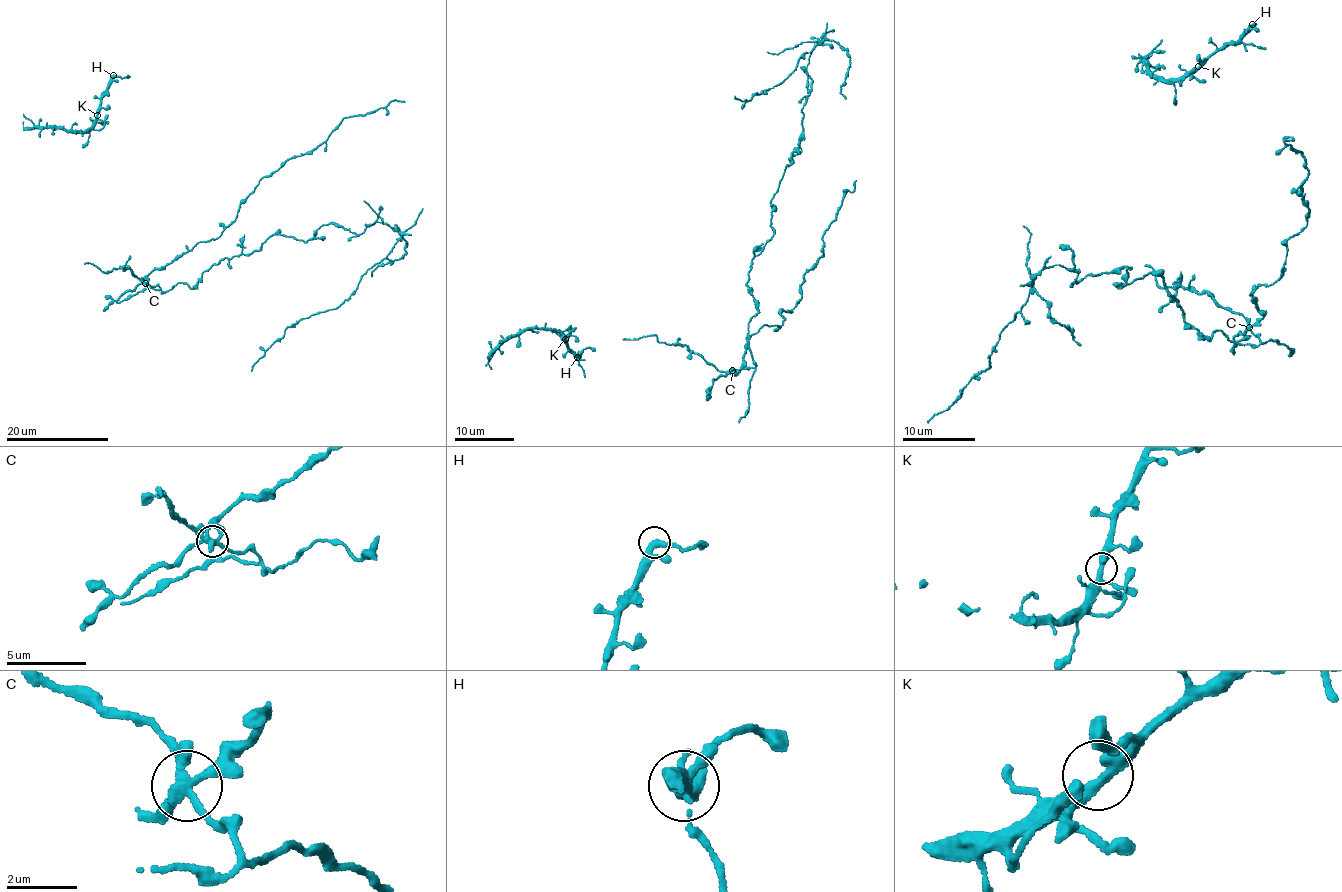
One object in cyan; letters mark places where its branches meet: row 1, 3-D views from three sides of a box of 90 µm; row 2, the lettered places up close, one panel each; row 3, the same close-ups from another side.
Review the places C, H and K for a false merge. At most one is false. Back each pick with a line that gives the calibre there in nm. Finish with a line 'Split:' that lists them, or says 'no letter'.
C: 280 nm
Split: C

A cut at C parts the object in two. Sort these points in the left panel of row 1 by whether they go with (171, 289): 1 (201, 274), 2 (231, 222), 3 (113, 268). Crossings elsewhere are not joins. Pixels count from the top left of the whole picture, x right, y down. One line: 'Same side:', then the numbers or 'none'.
Same side: 1, 3

